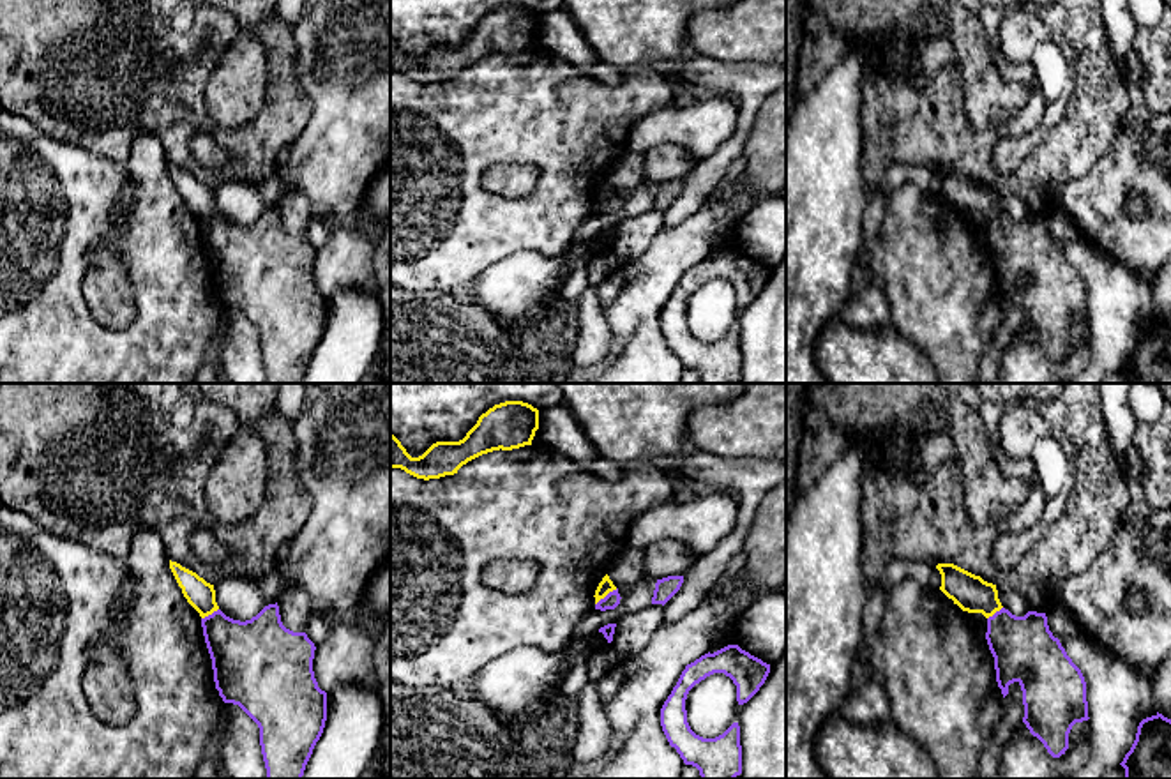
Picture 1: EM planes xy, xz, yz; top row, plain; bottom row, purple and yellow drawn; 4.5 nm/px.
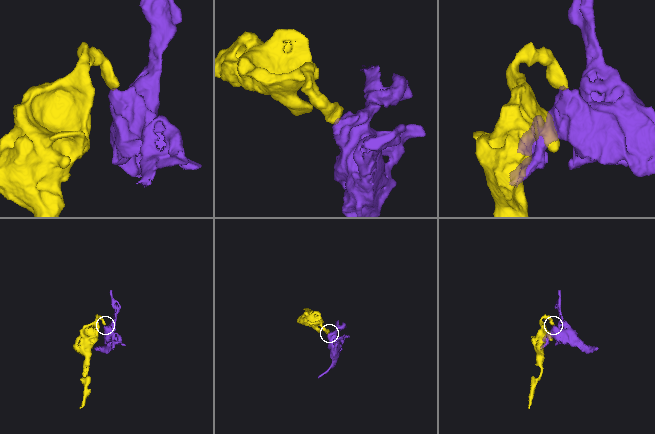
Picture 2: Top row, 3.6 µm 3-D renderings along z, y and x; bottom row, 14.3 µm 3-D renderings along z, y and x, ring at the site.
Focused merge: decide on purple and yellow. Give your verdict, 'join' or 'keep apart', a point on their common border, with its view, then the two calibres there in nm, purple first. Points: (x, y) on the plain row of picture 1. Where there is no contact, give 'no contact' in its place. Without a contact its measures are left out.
keep apart | xz (608, 198) | 70/70 nm

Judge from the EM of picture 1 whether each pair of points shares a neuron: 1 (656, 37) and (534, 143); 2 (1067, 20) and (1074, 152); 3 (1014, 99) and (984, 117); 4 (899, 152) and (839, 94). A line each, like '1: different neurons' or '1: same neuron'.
1: different neurons
2: same neuron
3: same neuron
4: different neurons

